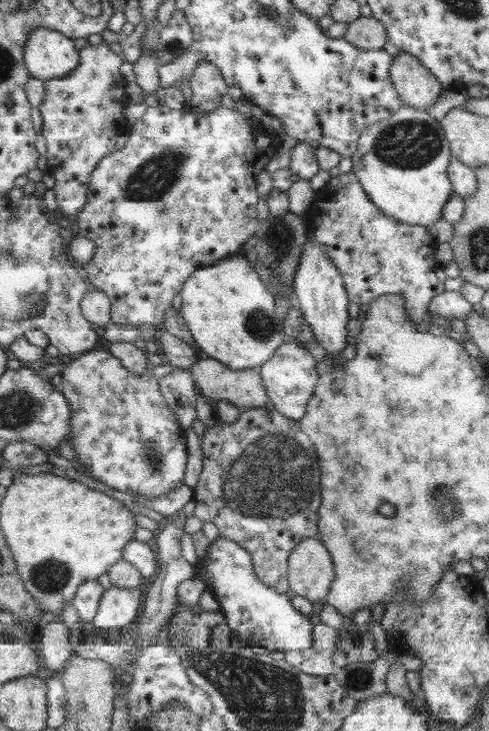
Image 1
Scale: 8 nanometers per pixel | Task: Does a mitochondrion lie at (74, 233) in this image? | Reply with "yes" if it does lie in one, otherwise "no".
no

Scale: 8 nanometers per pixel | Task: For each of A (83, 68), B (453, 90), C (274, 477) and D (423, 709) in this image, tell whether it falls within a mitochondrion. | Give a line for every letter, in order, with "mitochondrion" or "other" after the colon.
A: other
B: other
C: mitochondrion
D: other

